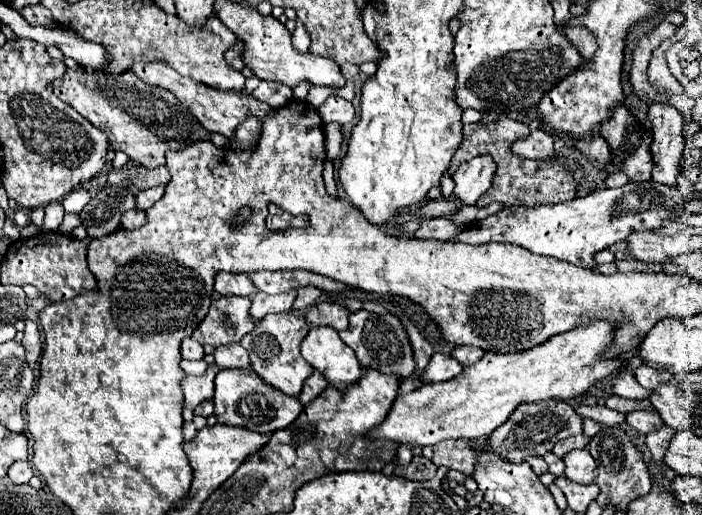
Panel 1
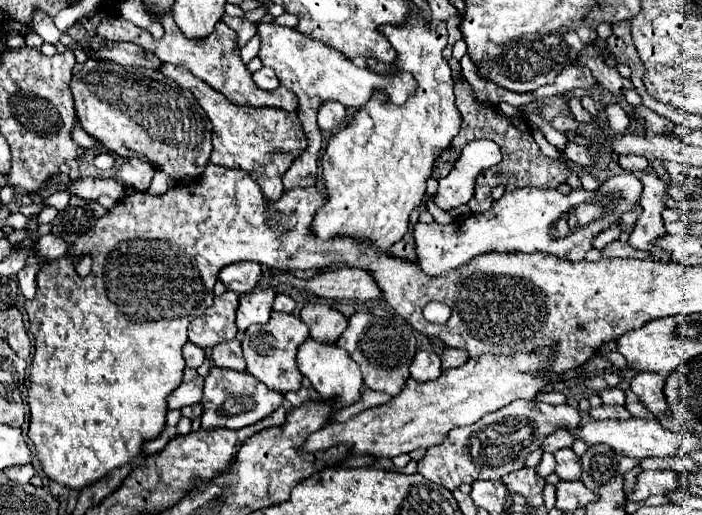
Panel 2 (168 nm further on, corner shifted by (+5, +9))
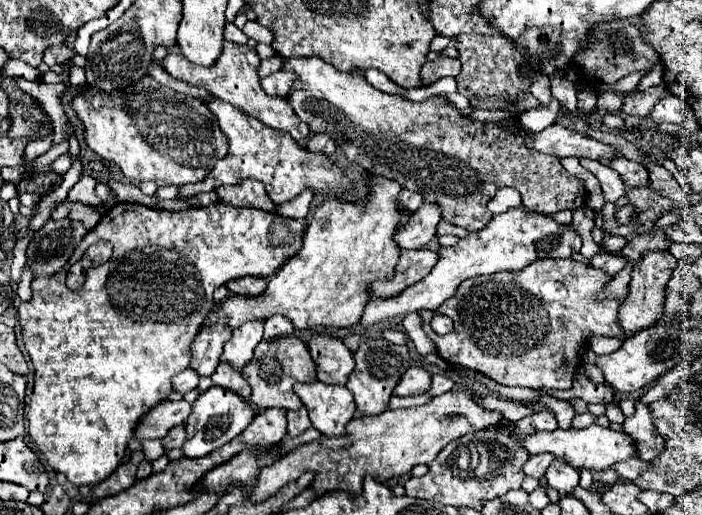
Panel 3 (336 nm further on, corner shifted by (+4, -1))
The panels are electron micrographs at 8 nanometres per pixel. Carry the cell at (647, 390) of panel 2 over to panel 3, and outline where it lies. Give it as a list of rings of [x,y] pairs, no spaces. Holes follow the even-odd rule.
[[[637,402],[635,414],[625,420],[623,432],[633,440],[635,450],[637,450],[635,456],[641,460],[657,458],[665,446],[665,440],[657,434],[655,426],[651,422],[649,406],[643,402]]]

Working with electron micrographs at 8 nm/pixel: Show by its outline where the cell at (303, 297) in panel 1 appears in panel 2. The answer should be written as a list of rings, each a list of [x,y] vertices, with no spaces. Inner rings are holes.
[[[278,294],[276,296],[276,300],[274,300],[274,310],[278,310],[278,312],[292,312],[296,308],[296,302],[294,302],[294,298],[292,296],[288,296],[288,294]]]

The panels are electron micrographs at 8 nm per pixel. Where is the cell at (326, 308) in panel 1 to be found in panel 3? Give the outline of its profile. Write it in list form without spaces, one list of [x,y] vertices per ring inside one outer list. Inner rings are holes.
[[[317,334],[317,338],[311,338],[309,350],[313,362],[317,364],[317,380],[321,380],[323,384],[345,386],[347,376],[355,368],[355,360],[349,348],[337,338],[321,338]]]

